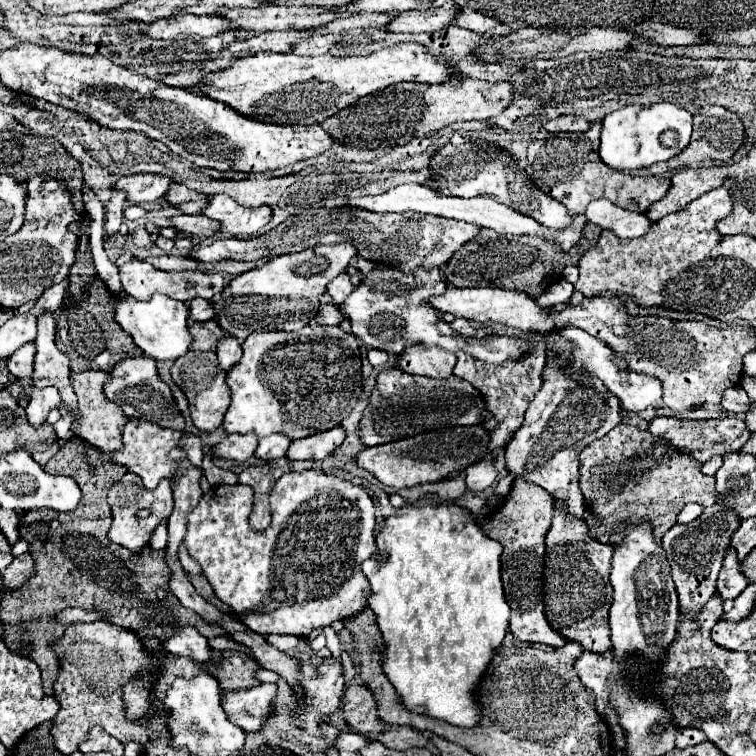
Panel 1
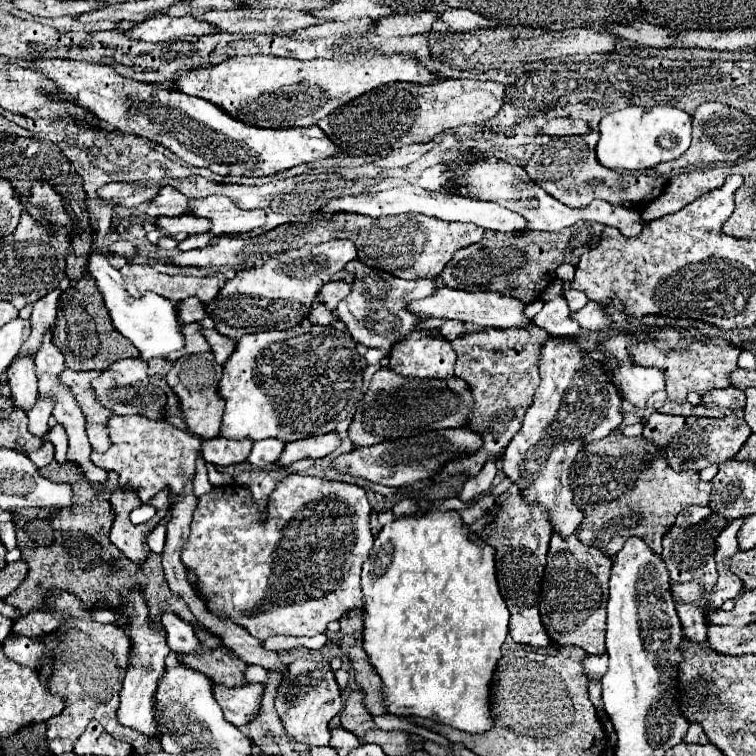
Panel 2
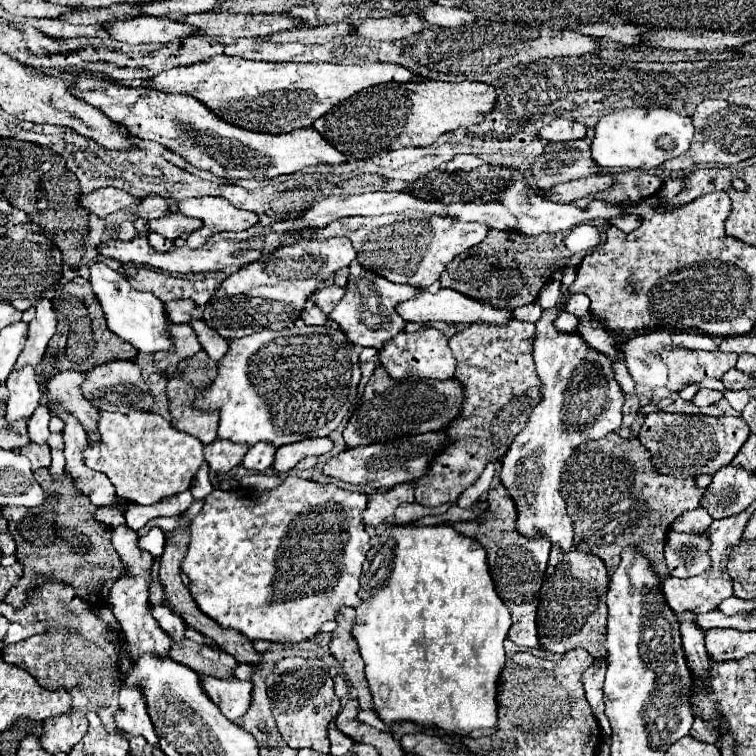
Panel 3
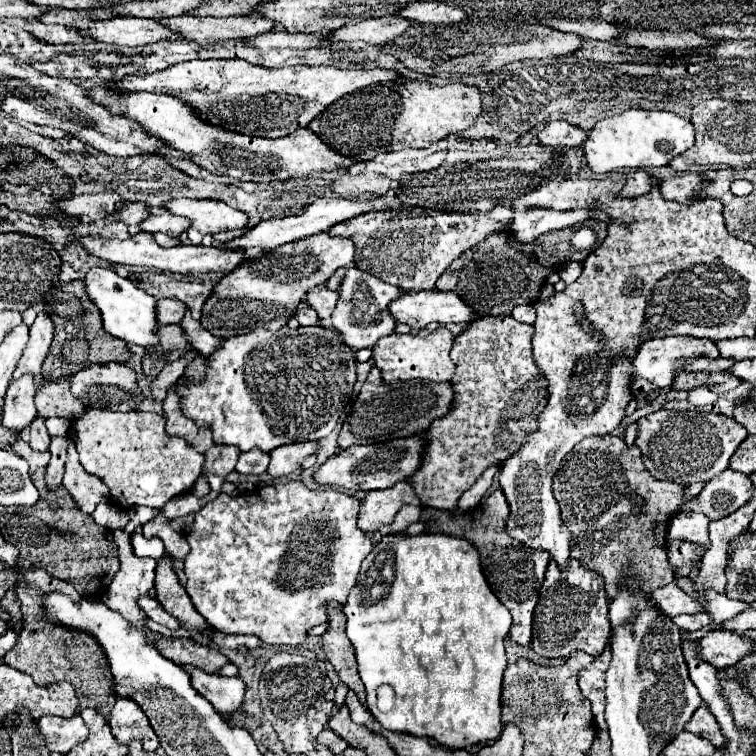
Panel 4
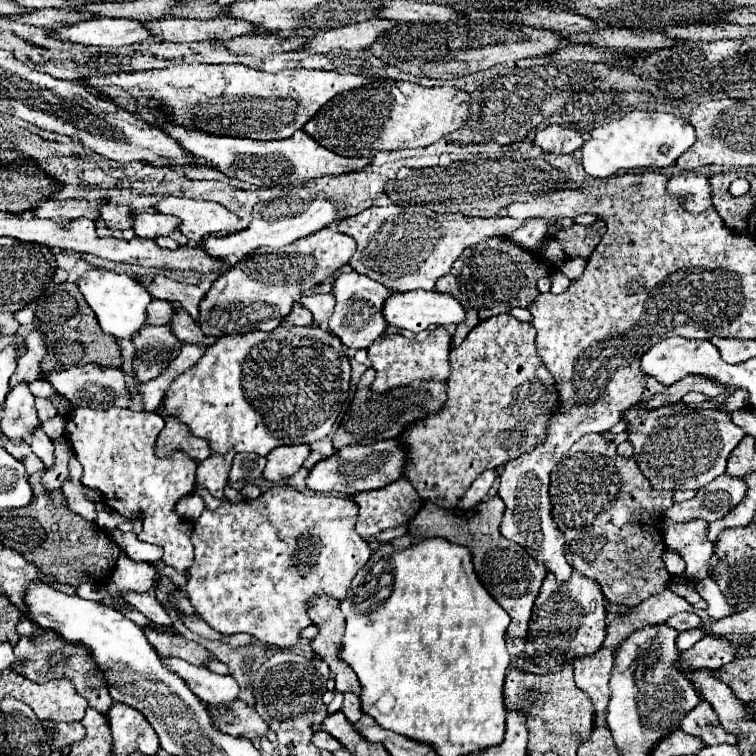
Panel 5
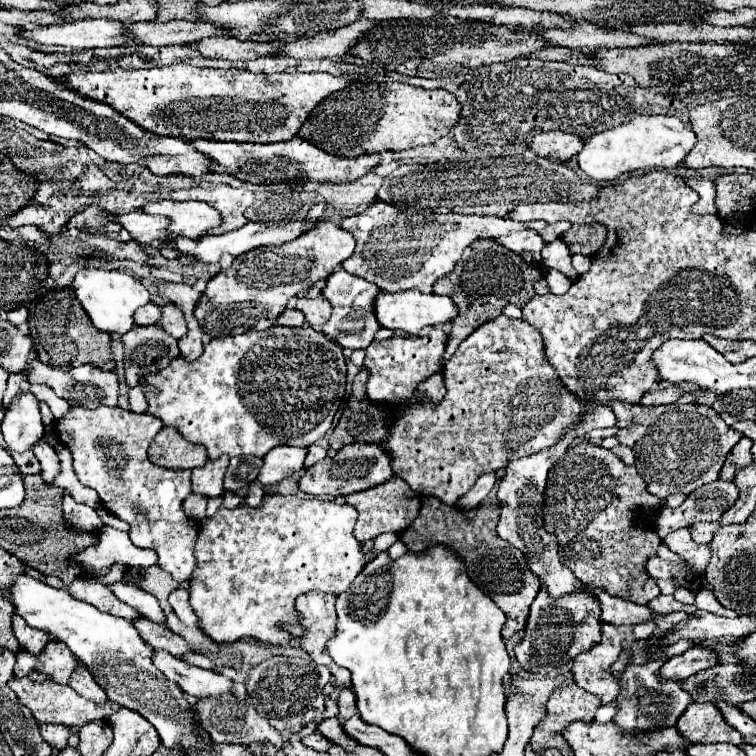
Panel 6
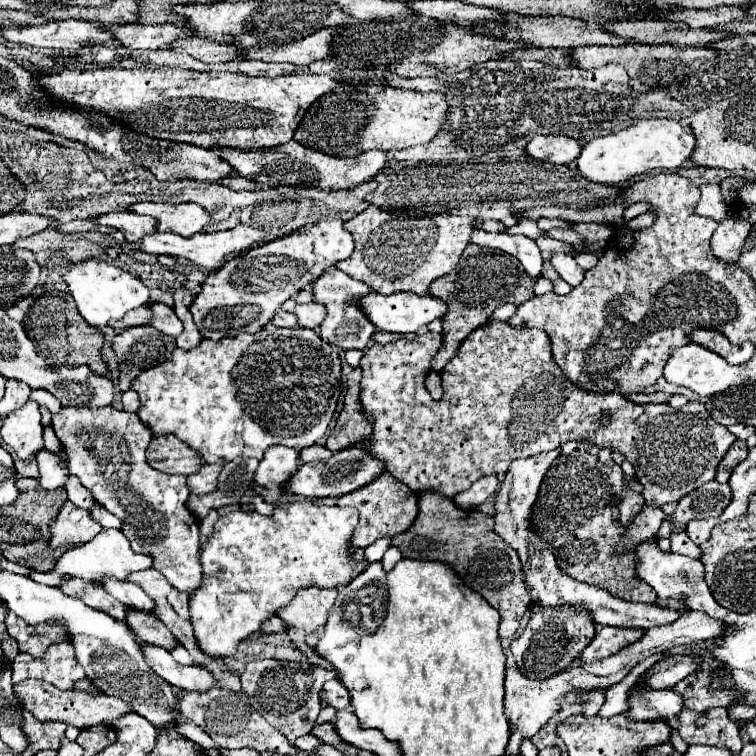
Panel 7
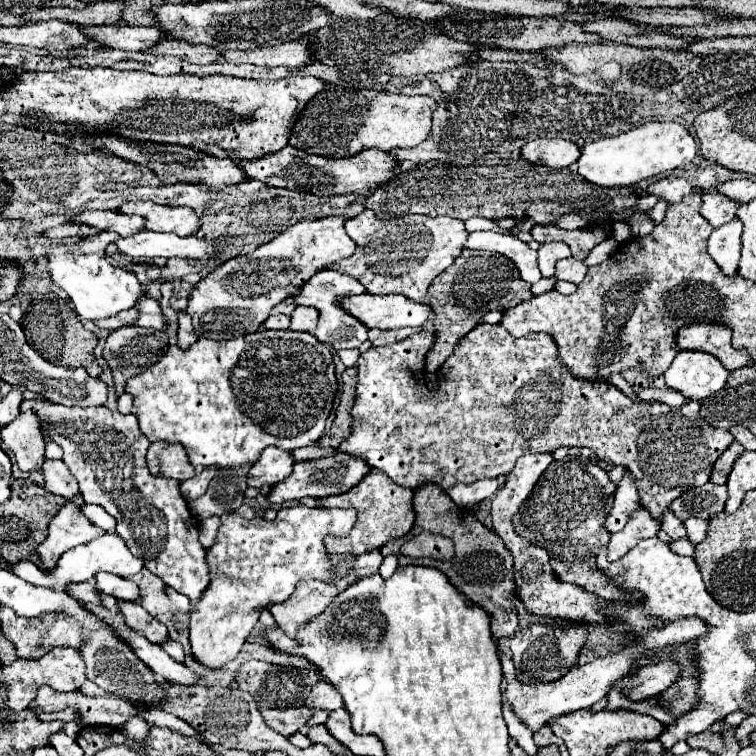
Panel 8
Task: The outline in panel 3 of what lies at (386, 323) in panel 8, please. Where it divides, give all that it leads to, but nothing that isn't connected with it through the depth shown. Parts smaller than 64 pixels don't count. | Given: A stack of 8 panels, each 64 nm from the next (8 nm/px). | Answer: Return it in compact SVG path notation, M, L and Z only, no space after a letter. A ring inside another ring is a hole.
M440 288L436 294L424 290L422 294L418 294L416 298L410 298L406 302L400 302L396 306L396 312L402 316L402 320L406 322L432 322L432 320L440 320L440 322L464 322L464 324L474 324L474 322L490 322L490 324L506 324L506 320L512 320L512 312L508 310L498 310L492 308L486 302L476 302L468 296L462 296L460 292L454 290L446 290Z

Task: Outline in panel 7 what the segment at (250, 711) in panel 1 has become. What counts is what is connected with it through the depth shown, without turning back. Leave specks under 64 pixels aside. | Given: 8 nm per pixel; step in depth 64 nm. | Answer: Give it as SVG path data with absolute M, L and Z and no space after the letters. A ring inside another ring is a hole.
M140 644L142 654L146 656L148 666L164 678L168 684L176 686L178 690L210 690L216 686L212 674L198 666L182 666L178 664L166 648L154 644Z

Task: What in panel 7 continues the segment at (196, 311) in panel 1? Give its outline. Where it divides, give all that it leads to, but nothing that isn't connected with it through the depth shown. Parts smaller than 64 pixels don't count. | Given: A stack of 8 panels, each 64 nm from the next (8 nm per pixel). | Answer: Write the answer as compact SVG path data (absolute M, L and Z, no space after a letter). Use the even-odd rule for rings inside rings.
M142 306L142 308L136 308L136 310L130 310L124 314L122 320L112 320L108 326L114 328L114 332L120 332L124 328L130 328L130 326L142 326L150 320L150 308L148 306Z

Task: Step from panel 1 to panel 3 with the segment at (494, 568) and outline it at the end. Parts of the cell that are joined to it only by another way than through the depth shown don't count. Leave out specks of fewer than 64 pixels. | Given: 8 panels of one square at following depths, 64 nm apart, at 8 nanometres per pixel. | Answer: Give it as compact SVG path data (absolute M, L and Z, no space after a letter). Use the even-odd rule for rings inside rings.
M440 524L440 526L406 526L406 528L386 528L380 536L378 542L368 550L362 576L360 576L360 606L356 606L356 620L352 624L352 638L358 644L358 652L364 660L364 676L368 680L370 692L372 692L372 702L374 710L380 716L384 724L400 724L400 722L414 722L416 726L422 728L438 728L446 736L458 736L462 740L464 736L470 738L482 738L482 736L492 736L498 730L498 704L496 704L496 690L498 690L498 678L504 668L506 656L504 656L504 640L508 636L508 630L512 626L510 620L510 610L504 606L504 602L498 598L494 590L494 582L488 574L486 568L486 550L476 542L466 536L458 536L454 528Z

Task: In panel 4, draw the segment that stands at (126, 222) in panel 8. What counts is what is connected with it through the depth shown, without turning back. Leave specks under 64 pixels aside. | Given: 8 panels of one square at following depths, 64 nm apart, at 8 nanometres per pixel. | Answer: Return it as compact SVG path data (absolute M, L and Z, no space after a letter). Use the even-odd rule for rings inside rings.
M170 212L150 214L146 220L140 222L142 232L148 232L148 234L162 232L162 234L168 234L168 236L174 236L174 238L184 234L186 228L188 228L188 220L182 220L182 216L174 216Z

